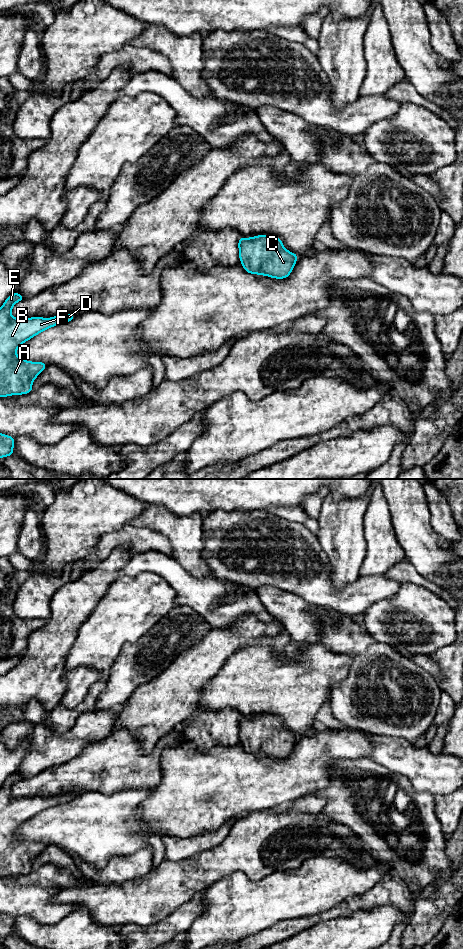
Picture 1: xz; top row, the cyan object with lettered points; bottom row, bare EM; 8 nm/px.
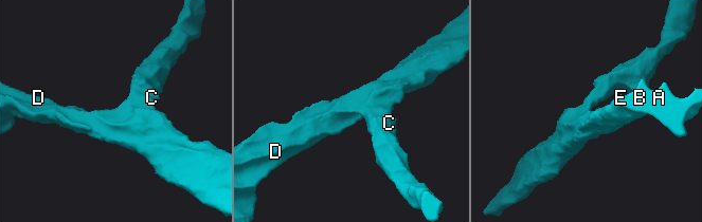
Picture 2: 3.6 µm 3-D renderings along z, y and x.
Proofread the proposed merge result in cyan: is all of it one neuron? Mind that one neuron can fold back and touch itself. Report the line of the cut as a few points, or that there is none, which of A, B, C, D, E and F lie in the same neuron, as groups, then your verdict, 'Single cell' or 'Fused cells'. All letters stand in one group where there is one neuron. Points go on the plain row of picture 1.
No split. Groups: A B C D E F. Single cell

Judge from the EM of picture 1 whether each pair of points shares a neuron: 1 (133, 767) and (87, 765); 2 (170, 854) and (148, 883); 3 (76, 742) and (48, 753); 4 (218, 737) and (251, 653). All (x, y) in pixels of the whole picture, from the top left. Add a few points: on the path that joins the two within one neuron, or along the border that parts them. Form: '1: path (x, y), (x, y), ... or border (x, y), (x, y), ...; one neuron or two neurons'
1: path (122, 766), (98, 766); one neuron
2: border (189, 856), (176, 861), (165, 859); two neurons
3: path (69, 745), (55, 749); one neuron
4: border (206, 711), (235, 709), (241, 716); two neurons

